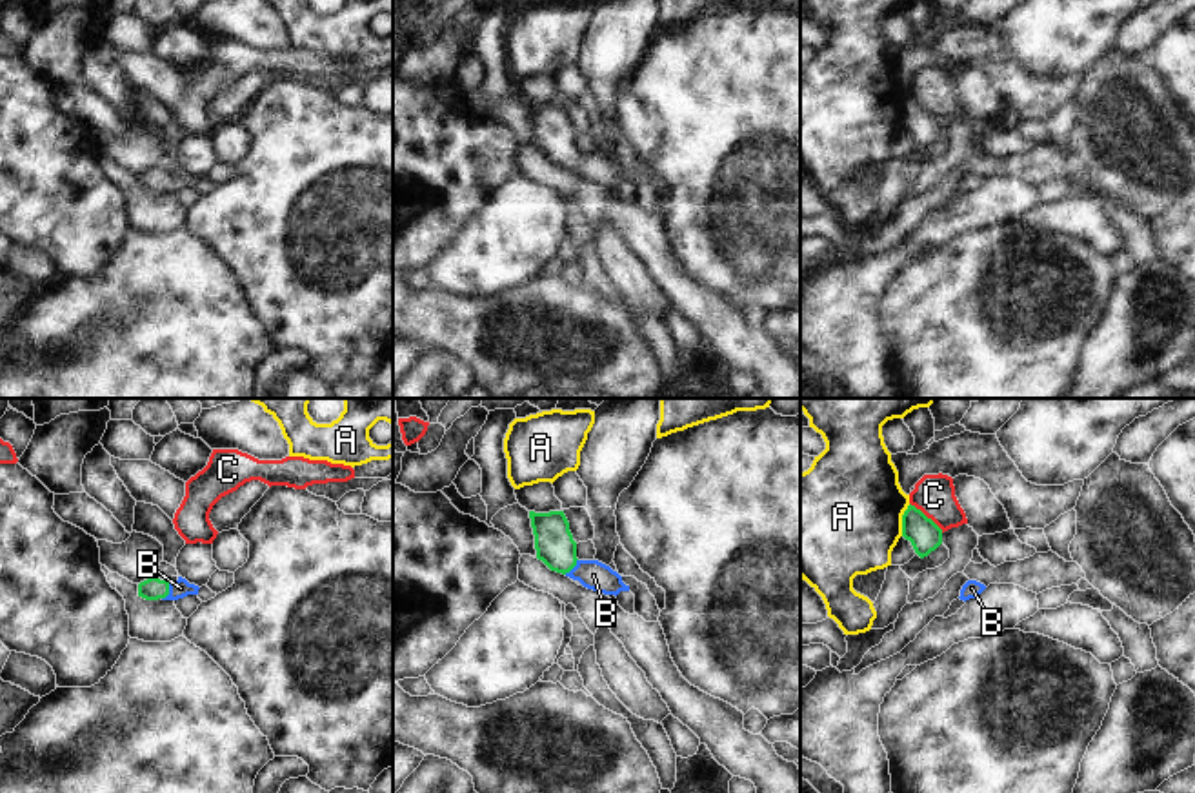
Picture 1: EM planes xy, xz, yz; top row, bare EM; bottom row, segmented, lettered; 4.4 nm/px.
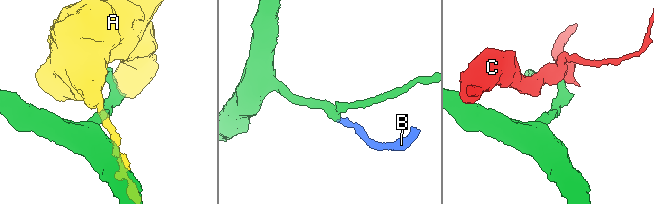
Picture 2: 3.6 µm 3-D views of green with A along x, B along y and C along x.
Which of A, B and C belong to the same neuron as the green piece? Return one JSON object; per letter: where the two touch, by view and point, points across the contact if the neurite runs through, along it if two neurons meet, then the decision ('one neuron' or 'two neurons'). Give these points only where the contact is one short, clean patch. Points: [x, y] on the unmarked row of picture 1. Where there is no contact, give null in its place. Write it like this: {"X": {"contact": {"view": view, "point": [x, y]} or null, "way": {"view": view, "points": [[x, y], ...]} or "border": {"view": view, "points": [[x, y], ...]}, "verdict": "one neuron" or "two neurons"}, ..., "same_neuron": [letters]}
{"A": {"contact": {"view": "yz", "point": [903, 113]}, "verdict": "two neurons"}, "B": {"contact": {"view": "xy", "point": [168, 184]}, "way": {"view": "xy", "points": [[153, 180], [168, 184], [180, 180]]}, "verdict": "one neuron"}, "C": {"contact": {"view": "yz", "point": [924, 108]}, "border": {"view": "yz", "points": [[910, 95], [943, 124]]}, "verdict": "two neurons"}, "same_neuron": ["B"]}

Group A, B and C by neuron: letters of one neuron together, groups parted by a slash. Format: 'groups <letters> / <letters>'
groups A / B / C

